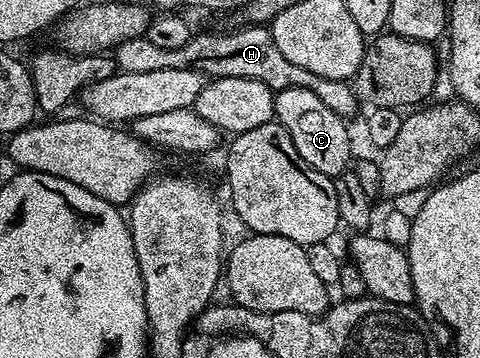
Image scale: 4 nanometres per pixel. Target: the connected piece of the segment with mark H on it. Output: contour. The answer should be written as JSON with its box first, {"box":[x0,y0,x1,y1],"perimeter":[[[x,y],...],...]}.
{"box":[113,26,361,118],"perimeter":[[[246,26],[236,32],[203,32],[193,34],[185,46],[177,46],[177,50],[165,50],[154,42],[149,42],[146,35],[133,38],[129,42],[121,42],[113,49],[115,67],[121,72],[146,74],[152,70],[197,70],[204,77],[214,78],[253,78],[257,82],[265,82],[271,91],[276,93],[290,88],[313,90],[333,114],[351,118],[360,111],[361,105],[355,97],[355,89],[348,81],[321,78],[321,74],[312,74],[309,70],[289,62],[281,50],[277,50],[277,42],[273,42],[271,29],[267,26]]]}

